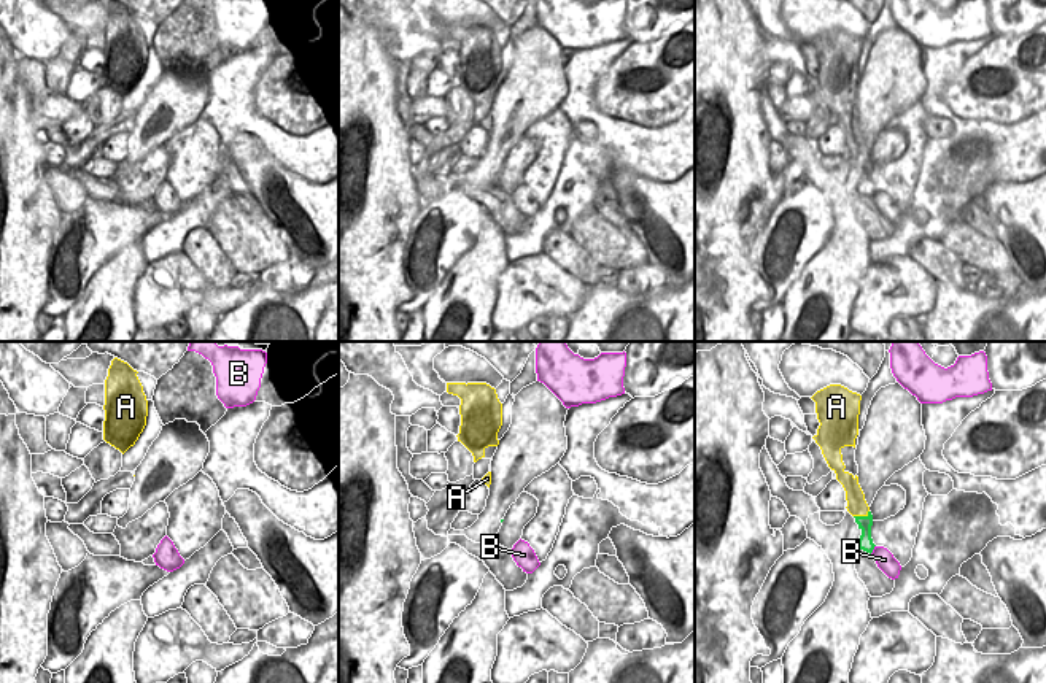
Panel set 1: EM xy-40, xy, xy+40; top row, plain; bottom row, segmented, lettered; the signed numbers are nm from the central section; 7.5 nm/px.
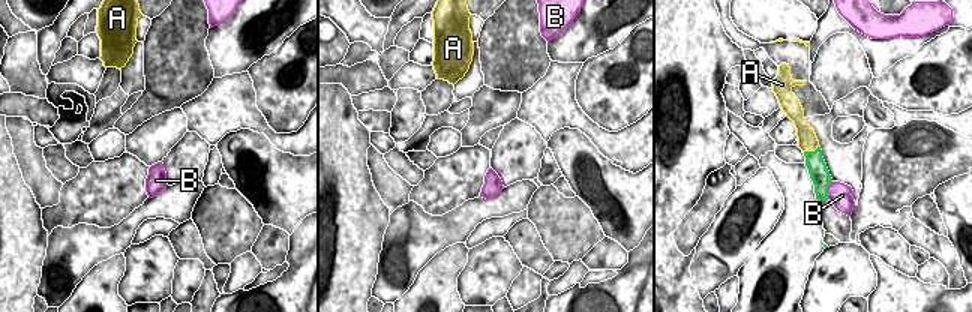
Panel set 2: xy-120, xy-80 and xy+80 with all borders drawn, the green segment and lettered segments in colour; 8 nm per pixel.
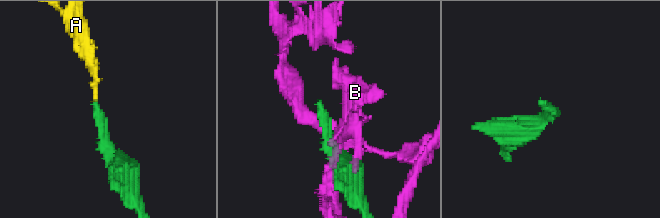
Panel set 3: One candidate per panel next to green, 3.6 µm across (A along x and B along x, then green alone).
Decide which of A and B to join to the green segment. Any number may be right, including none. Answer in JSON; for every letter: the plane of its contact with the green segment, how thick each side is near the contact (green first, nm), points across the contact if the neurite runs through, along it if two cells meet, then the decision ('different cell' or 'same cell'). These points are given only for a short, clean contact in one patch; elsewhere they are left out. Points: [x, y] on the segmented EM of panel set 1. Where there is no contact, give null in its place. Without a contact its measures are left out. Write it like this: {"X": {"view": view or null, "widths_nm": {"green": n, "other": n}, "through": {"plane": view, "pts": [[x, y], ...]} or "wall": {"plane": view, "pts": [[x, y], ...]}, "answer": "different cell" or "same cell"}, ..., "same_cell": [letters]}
{"A": {"view": "xy+40", "widths_nm": {"green": 120, "other": 150}, "wall": {"plane": "xy+40", "pts": [[868, 510], [865, 515], [854, 517]]}, "answer": "different cell"}, "B": {"view": "xy+40", "widths_nm": {"green": 120, "other": 140}, "answer": "different cell"}, "same_cell": []}

